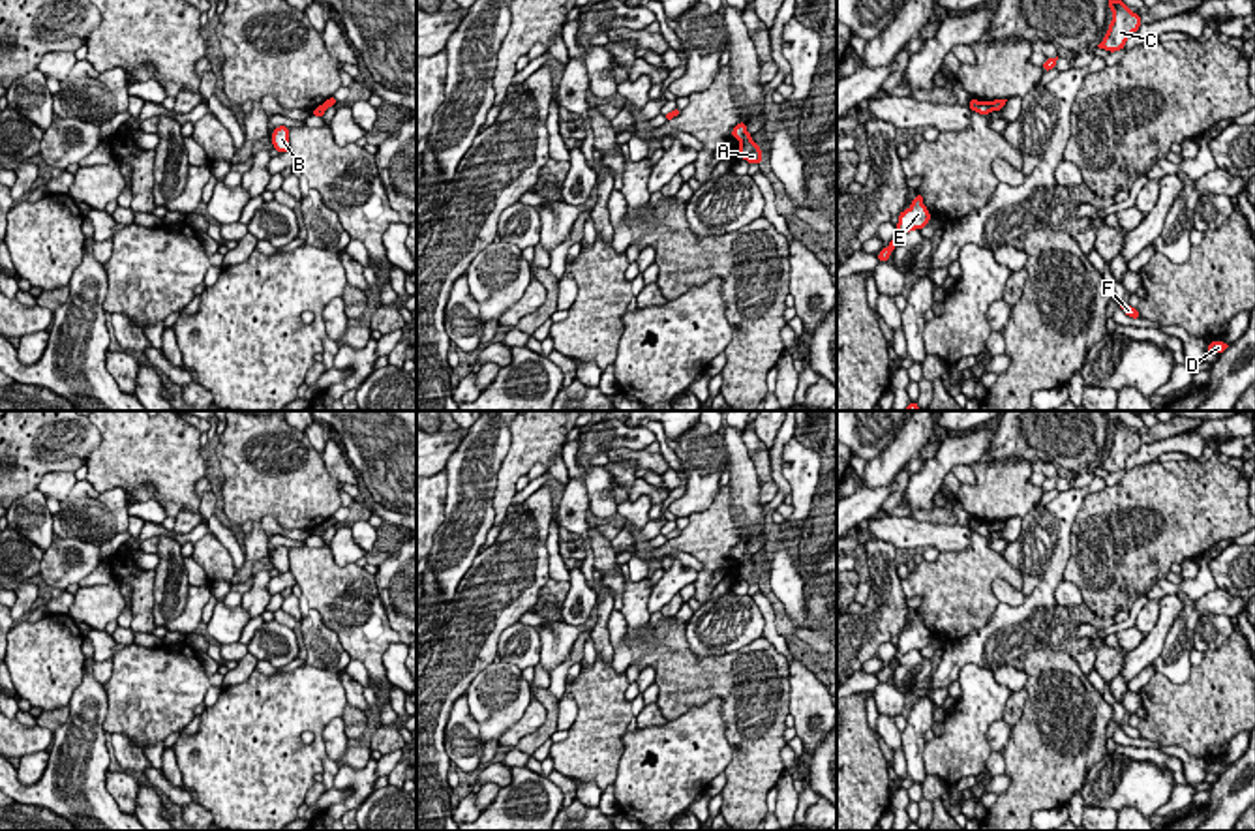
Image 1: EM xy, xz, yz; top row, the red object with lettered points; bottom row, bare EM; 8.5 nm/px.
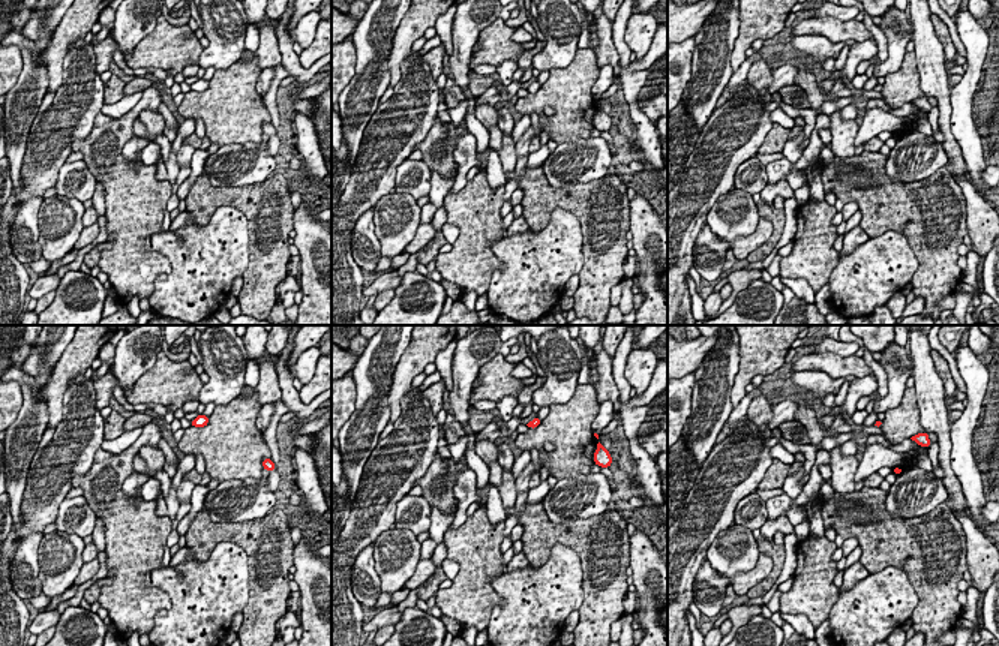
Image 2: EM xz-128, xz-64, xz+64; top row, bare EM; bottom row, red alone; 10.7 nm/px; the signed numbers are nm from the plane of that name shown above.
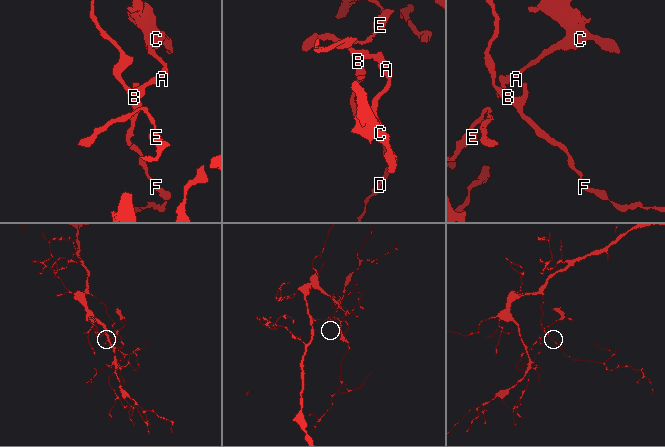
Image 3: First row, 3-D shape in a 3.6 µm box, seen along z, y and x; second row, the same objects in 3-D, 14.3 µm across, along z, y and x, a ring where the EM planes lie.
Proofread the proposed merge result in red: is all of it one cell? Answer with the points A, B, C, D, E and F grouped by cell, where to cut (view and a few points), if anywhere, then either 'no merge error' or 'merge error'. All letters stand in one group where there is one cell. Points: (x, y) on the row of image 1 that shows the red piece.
A C / B D E F | xz (749, 137), (741, 143) | merge error

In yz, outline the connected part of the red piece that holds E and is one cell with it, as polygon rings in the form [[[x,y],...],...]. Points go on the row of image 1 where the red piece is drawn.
[[[917,193],[910,208],[899,214],[897,236],[889,240],[887,248],[878,251],[878,261],[887,263],[889,255],[899,246],[900,238],[914,229],[921,231],[925,225],[929,225],[929,221],[930,221],[930,212],[923,204],[923,195]]]

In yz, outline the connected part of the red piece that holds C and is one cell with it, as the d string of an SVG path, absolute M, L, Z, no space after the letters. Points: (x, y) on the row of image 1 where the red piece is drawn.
M1109 0L1109 9L1112 11L1112 21L1103 41L1097 45L1109 53L1126 49L1126 39L1141 28L1141 15L1133 13L1122 0Z

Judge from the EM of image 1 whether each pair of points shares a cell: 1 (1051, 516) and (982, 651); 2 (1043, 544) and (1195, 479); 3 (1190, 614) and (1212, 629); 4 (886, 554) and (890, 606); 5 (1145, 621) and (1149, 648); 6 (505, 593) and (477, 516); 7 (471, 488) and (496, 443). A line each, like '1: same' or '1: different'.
1: same
2: different
3: different
4: same
5: different
6: different
7: same

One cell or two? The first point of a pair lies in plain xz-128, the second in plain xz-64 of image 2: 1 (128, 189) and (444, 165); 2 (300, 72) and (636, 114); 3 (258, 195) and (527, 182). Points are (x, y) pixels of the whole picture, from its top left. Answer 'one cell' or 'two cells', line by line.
1: one cell
2: one cell
3: one cell

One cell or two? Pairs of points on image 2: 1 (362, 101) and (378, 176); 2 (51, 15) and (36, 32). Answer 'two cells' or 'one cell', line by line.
1: two cells
2: one cell

